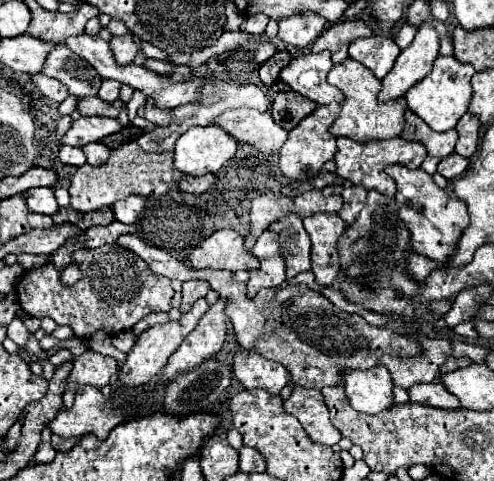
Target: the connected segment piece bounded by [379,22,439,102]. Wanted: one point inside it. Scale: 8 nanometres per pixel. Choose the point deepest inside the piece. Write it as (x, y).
(414, 63)

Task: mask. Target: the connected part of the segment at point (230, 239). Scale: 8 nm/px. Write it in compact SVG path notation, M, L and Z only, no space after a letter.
M217 230L205 238L189 256L193 268L219 268L219 270L255 270L259 268L257 256L245 250L245 238L237 230Z

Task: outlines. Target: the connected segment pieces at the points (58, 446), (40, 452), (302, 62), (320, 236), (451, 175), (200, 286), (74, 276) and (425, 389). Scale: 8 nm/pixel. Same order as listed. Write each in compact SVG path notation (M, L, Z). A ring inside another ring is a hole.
M53 436L53 438L51 438L51 444L53 444L53 448L55 448L57 452L67 452L67 450L71 450L71 448L77 444L77 440L79 440L79 438L61 438L61 436Z
M43 442L43 444L37 448L37 452L35 452L35 460L37 460L37 462L51 462L53 456L55 456L55 450L51 448L49 442Z
M317 52L317 54L303 54L293 58L283 70L281 80L297 94L317 102L317 104L331 104L343 102L343 92L335 86L327 84L327 72L331 70L331 54Z
M319 212L303 218L305 230L311 236L311 270L319 284L333 286L341 270L337 240L345 230L345 222L339 214Z
M453 152L451 156L447 156L447 158L443 158L443 160L439 162L437 172L439 172L443 178L447 178L447 180L451 182L451 180L459 178L459 176L467 170L467 166L469 166L469 160Z
M187 280L187 282L183 282L183 302L181 302L179 310L187 312L193 306L193 302L203 298L207 292L209 292L209 286L203 280Z
M75 262L63 266L63 268L61 268L61 274L59 274L59 280L61 280L61 284L65 284L65 286L77 284L77 282L81 280L81 270L79 270L79 266L77 266Z
M431 382L431 384L415 384L409 390L409 400L425 406L435 406L435 408L459 408L459 400L445 390L443 384Z

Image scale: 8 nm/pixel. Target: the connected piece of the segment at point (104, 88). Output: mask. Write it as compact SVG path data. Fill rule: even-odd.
M103 80L97 96L99 96L101 100L105 100L105 102L113 102L113 100L119 98L119 86L121 86L121 84L115 82L115 80Z

